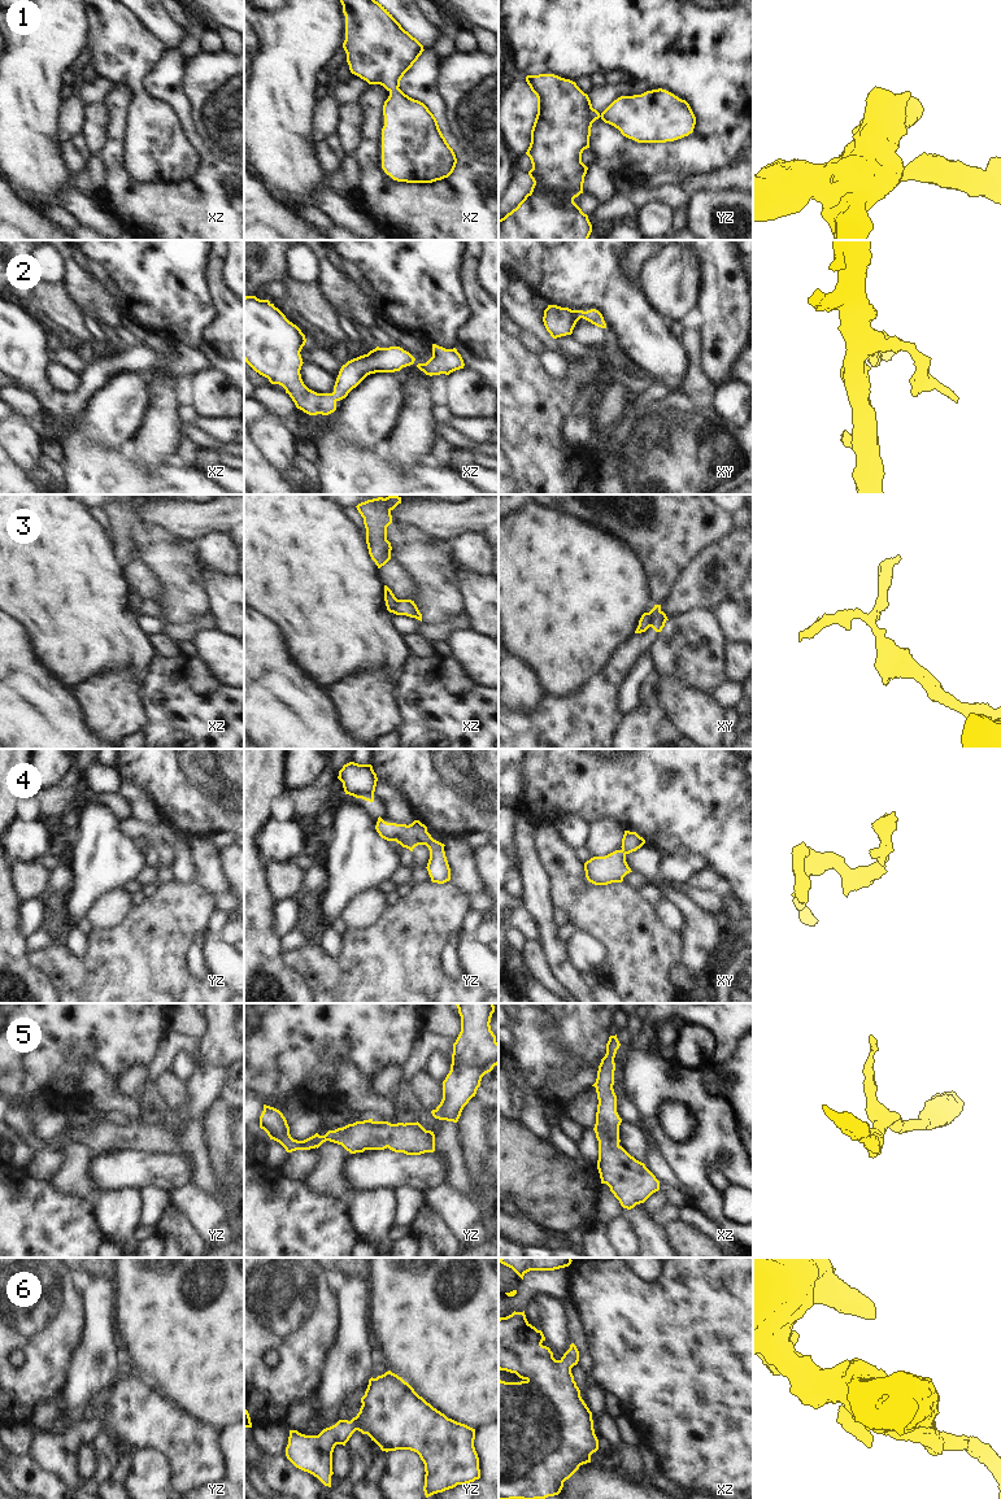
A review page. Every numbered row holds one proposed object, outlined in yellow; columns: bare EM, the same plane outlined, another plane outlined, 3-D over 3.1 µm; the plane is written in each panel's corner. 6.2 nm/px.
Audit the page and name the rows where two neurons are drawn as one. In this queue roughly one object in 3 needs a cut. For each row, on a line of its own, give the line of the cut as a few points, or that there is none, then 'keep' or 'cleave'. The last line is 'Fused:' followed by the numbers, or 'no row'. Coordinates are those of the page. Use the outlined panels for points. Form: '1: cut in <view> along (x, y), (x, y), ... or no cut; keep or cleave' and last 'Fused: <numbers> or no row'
1: no cut; keep
2: no cut; keep
3: cut in xy along (649, 611), (651, 626); cleave
4: no cut; keep
5: no cut; keep
6: no cut; keep
Fused: 3

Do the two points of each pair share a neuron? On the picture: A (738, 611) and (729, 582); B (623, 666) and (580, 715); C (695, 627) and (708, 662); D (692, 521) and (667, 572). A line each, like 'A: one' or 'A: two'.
A: two
B: one
C: one
D: one

